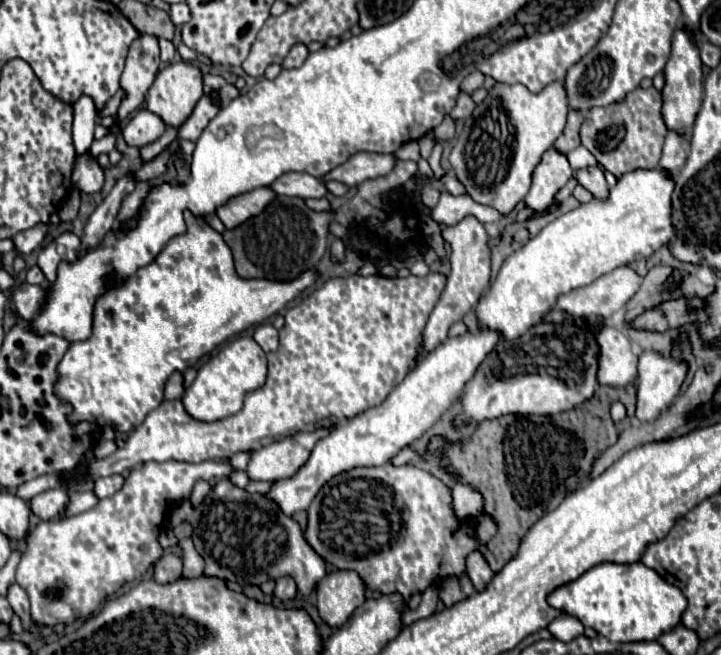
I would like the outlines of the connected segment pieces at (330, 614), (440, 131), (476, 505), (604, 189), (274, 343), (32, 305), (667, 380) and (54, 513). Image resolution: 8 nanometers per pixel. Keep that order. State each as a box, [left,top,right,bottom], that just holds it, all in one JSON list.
[[316,570,364,628],[432,116,454,142],[452,484,484,518],[576,168,608,200],[252,324,278,352],[8,282,46,320],[638,352,686,420],[30,490,68,520]]

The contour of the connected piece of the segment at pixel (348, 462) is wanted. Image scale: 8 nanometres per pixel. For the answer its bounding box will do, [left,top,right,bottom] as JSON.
[268,332,500,516]

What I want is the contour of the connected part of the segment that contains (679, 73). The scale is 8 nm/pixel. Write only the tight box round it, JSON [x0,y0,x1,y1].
[662,30,702,136]

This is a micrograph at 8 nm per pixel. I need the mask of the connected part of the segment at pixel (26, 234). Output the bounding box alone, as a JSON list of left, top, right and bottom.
[12,224,46,256]

